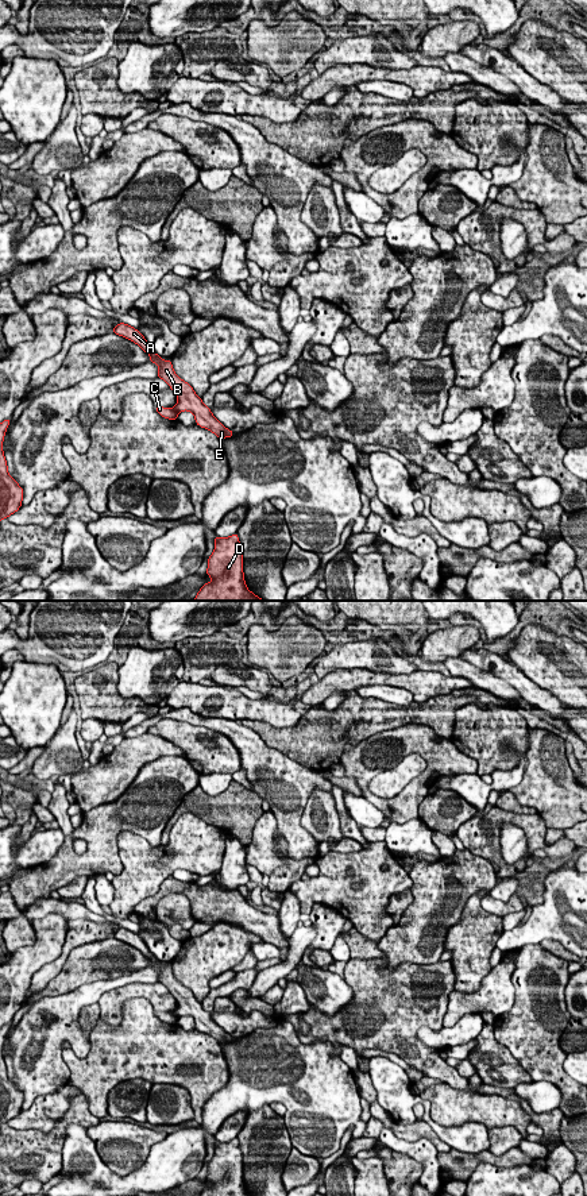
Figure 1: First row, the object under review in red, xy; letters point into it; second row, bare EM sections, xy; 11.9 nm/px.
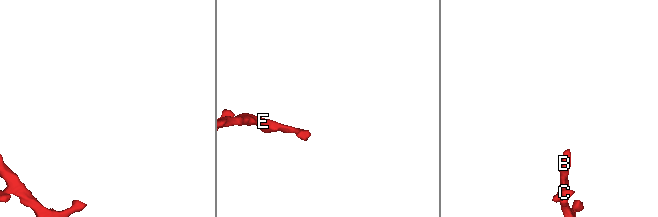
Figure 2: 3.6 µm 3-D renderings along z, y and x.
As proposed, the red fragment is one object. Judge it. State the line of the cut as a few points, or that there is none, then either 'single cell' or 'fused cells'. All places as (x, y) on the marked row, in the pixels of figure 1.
cut xy (173, 408), (177, 412); fused cells

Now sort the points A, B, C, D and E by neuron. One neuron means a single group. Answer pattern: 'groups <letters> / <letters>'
groups A B D E / C

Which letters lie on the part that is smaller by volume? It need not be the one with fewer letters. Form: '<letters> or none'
C

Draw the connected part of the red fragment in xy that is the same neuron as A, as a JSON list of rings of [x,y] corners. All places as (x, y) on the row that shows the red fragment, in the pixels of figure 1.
[[[119,323],[112,332],[136,343],[150,355],[150,362],[159,366],[158,378],[162,378],[177,394],[178,404],[174,406],[177,412],[192,412],[194,414],[196,424],[201,428],[209,429],[220,440],[235,435],[212,414],[211,408],[202,404],[202,400],[194,393],[193,387],[174,373],[171,360],[162,360],[138,329],[128,324]]]

